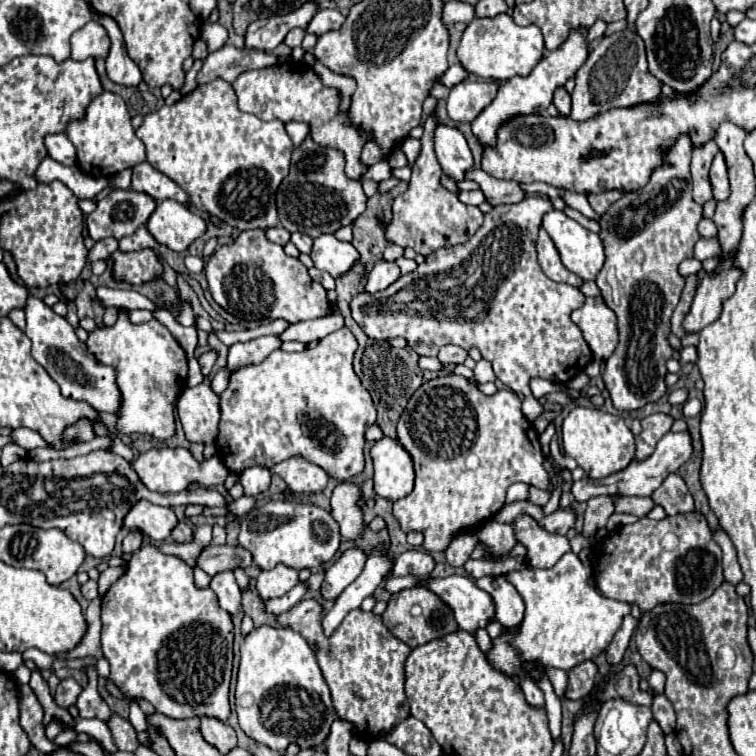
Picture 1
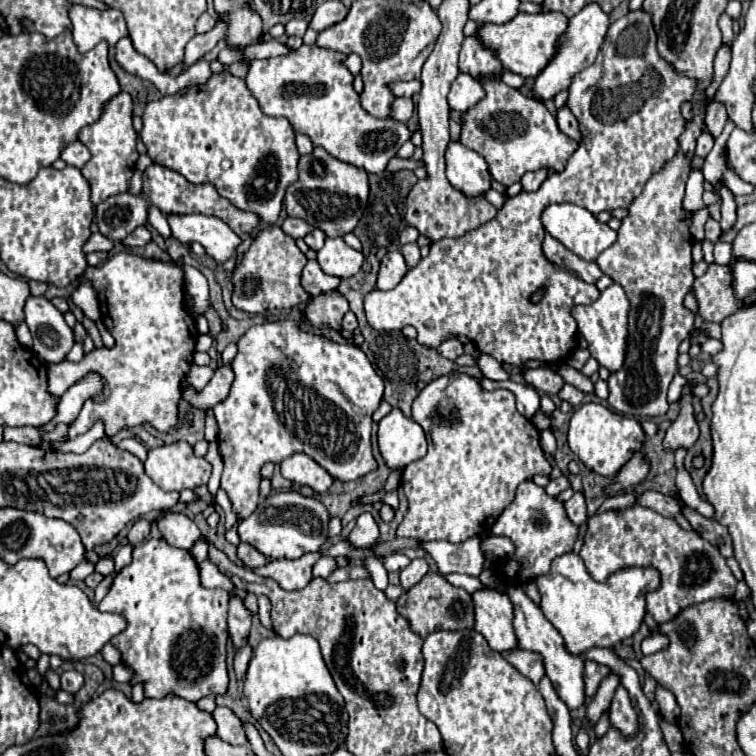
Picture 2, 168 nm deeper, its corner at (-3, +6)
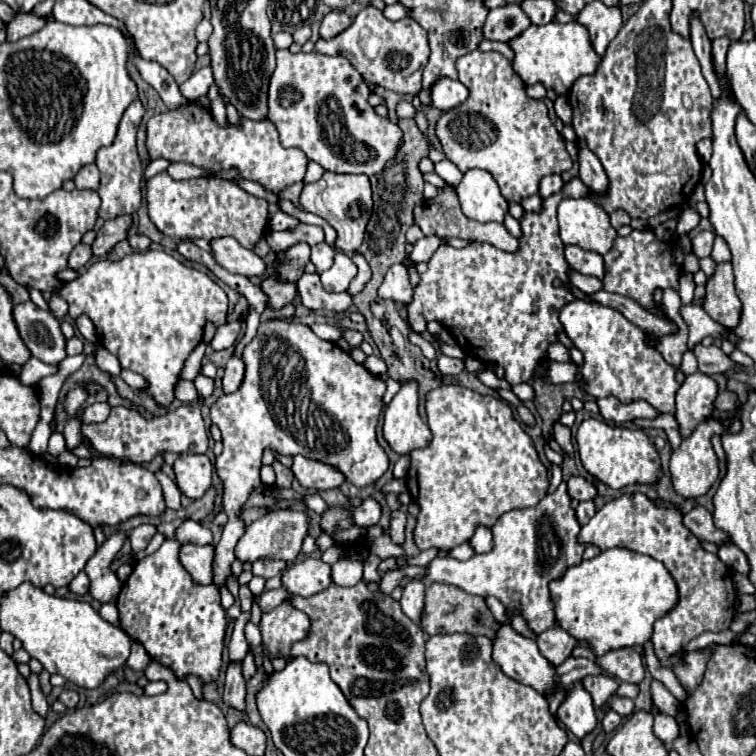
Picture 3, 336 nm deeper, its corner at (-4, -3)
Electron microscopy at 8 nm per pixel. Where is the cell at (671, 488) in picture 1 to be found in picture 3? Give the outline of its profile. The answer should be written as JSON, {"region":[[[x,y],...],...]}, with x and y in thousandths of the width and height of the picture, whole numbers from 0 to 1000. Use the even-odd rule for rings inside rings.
{"region":[[[960,716],[958,721],[950,721],[950,737],[952,737],[952,742],[958,742],[966,753],[971,753],[971,755],[976,755],[976,758],[981,758],[981,761],[987,761],[989,753],[992,753],[987,734],[984,734],[974,721],[968,721],[968,718],[963,718],[963,716]]]}

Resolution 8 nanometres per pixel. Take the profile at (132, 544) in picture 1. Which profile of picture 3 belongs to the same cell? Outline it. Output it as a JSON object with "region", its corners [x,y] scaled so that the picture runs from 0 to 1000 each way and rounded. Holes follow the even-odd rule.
{"region":[[[185,694],[185,697],[180,697],[180,700],[172,705],[175,729],[183,731],[183,729],[193,726],[193,721],[196,721],[196,716],[201,713],[204,705],[206,705],[206,697],[204,697],[204,694]]]}

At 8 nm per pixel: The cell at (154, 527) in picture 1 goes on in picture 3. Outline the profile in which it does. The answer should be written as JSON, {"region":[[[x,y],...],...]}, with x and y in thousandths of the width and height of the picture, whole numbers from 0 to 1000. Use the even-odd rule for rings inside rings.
{"region":[[[241,718],[241,724],[238,724],[241,750],[265,774],[280,771],[280,737],[283,737],[280,721],[265,724],[265,721],[257,721],[257,718]]]}

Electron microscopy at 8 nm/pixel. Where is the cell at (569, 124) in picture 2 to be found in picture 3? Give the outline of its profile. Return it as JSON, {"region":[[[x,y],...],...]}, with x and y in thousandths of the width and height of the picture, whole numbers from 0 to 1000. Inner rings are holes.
{"region":[[[762,184],[762,197],[765,197],[765,216],[767,216],[767,237],[786,253],[786,255],[799,255],[804,237],[802,229],[791,213],[791,208],[778,197],[772,184]]]}

